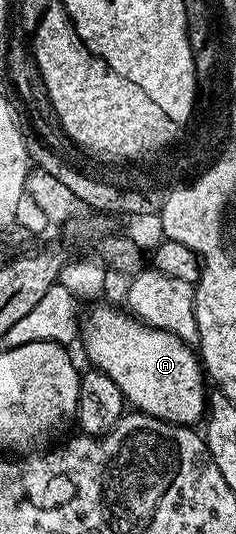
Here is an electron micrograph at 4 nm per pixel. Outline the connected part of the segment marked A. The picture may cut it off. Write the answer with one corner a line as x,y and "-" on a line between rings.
93,304
92,310
82,317
82,339
84,335
84,353
91,364
100,369
114,383
118,383
118,391
122,391
125,402
133,410
168,421
172,425
195,426
196,420
206,413
206,393
204,397
204,381
206,373
197,350
172,333
153,329
144,321
137,319
131,312
123,308
115,309
112,305

